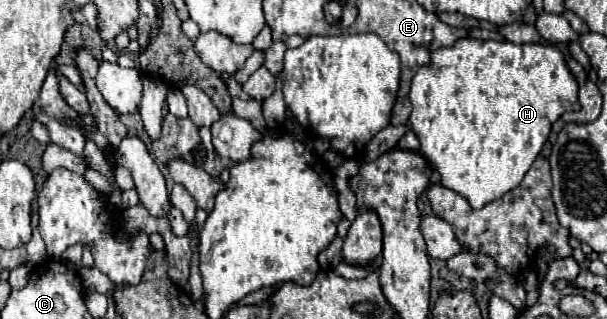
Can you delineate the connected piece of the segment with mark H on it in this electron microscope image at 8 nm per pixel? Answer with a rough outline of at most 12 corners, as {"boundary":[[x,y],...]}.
{"boundary":[[459,38],[411,130],[473,210],[521,184],[577,80],[551,44]]}

